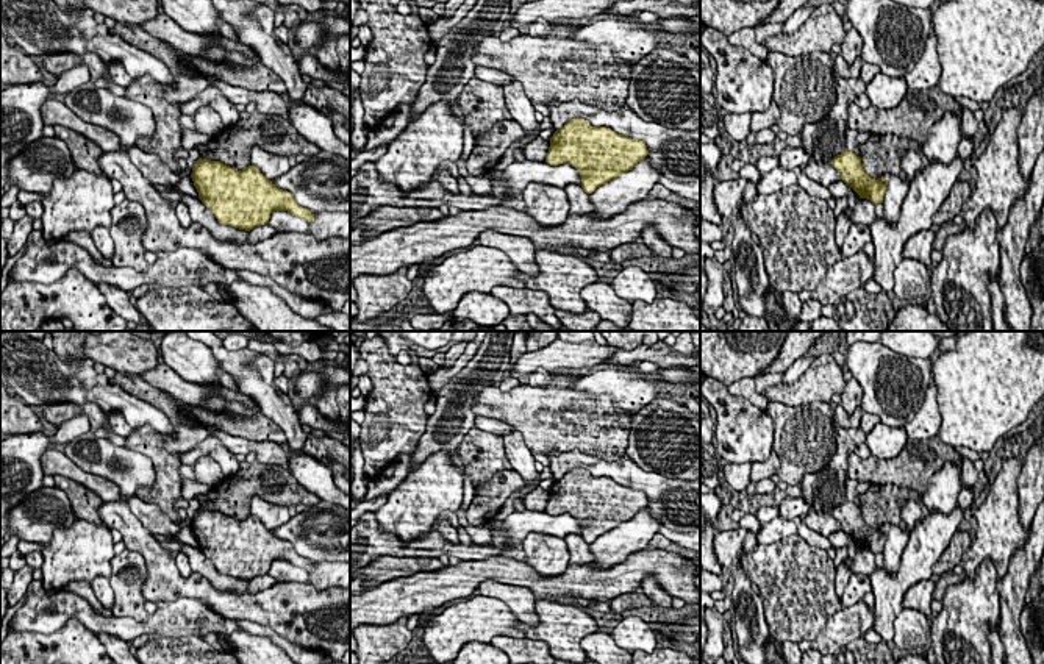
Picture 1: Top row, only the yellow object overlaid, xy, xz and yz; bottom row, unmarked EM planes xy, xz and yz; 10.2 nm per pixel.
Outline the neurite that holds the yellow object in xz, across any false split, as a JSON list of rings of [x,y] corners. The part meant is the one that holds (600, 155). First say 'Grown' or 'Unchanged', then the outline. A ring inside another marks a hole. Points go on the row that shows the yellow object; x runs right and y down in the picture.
Unchanged. [[[572,119],[550,137],[545,162],[570,164],[580,172],[583,191],[592,194],[636,167],[647,155],[644,141],[617,134],[606,127],[595,128],[585,119]]]

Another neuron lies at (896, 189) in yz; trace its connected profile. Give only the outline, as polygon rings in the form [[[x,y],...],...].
[[[891,175],[883,197],[883,214],[888,223],[896,225],[900,219],[900,208],[908,192],[908,184],[899,177]]]

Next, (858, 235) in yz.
[[[850,223],[850,228],[841,247],[841,256],[849,258],[861,252],[867,242],[871,242],[869,227],[860,223]]]

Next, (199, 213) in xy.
[[[183,194],[180,202],[188,206],[192,222],[206,228],[217,241],[230,241],[234,244],[256,244],[278,233],[269,223],[255,227],[250,231],[239,230],[230,225],[220,225],[214,214],[202,203],[200,198]]]

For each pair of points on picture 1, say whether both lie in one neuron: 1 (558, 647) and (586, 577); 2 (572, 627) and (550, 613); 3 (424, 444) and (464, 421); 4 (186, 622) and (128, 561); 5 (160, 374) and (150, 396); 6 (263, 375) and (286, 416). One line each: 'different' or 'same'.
1: different
2: same
3: same
4: different
5: different
6: same

